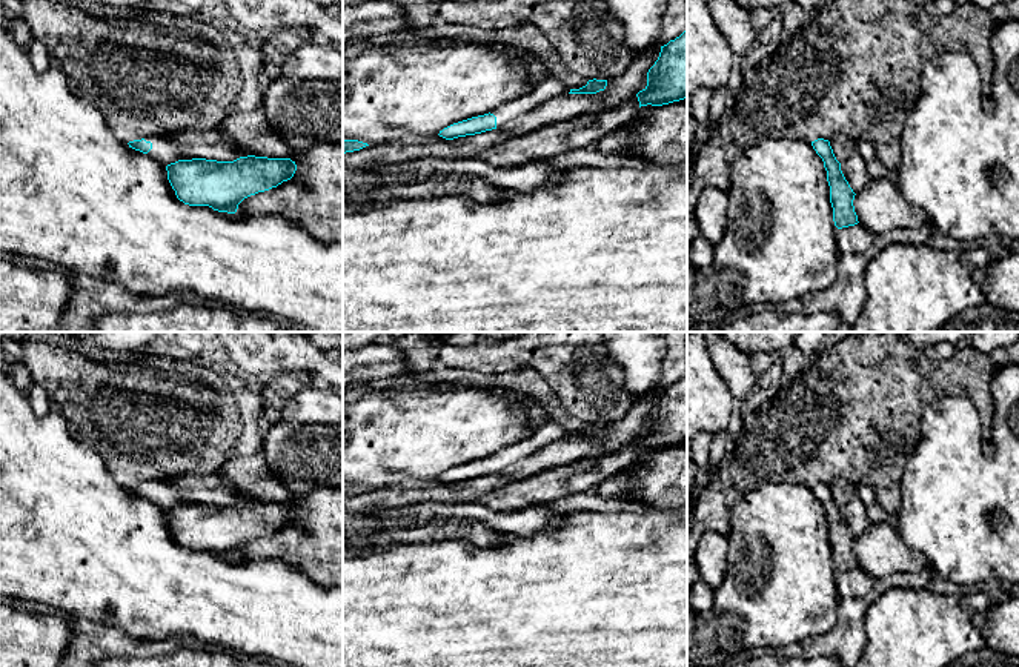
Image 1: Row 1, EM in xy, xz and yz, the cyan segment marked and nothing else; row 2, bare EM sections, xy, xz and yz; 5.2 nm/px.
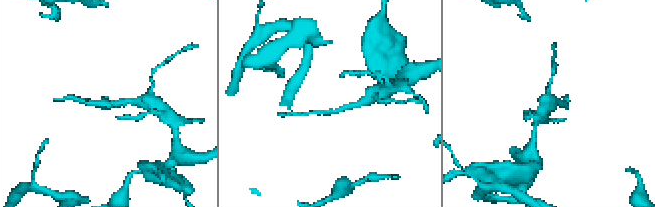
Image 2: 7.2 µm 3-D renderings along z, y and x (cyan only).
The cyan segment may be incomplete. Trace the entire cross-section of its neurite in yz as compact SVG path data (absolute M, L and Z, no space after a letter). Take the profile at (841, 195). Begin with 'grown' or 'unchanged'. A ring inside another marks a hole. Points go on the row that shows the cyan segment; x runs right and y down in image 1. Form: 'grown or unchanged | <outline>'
unchanged | M818 138L812 141L813 149L822 158L830 186L830 203L833 207L833 221L838 229L858 224L853 200L855 192L845 180L841 163L836 160L828 140Z

